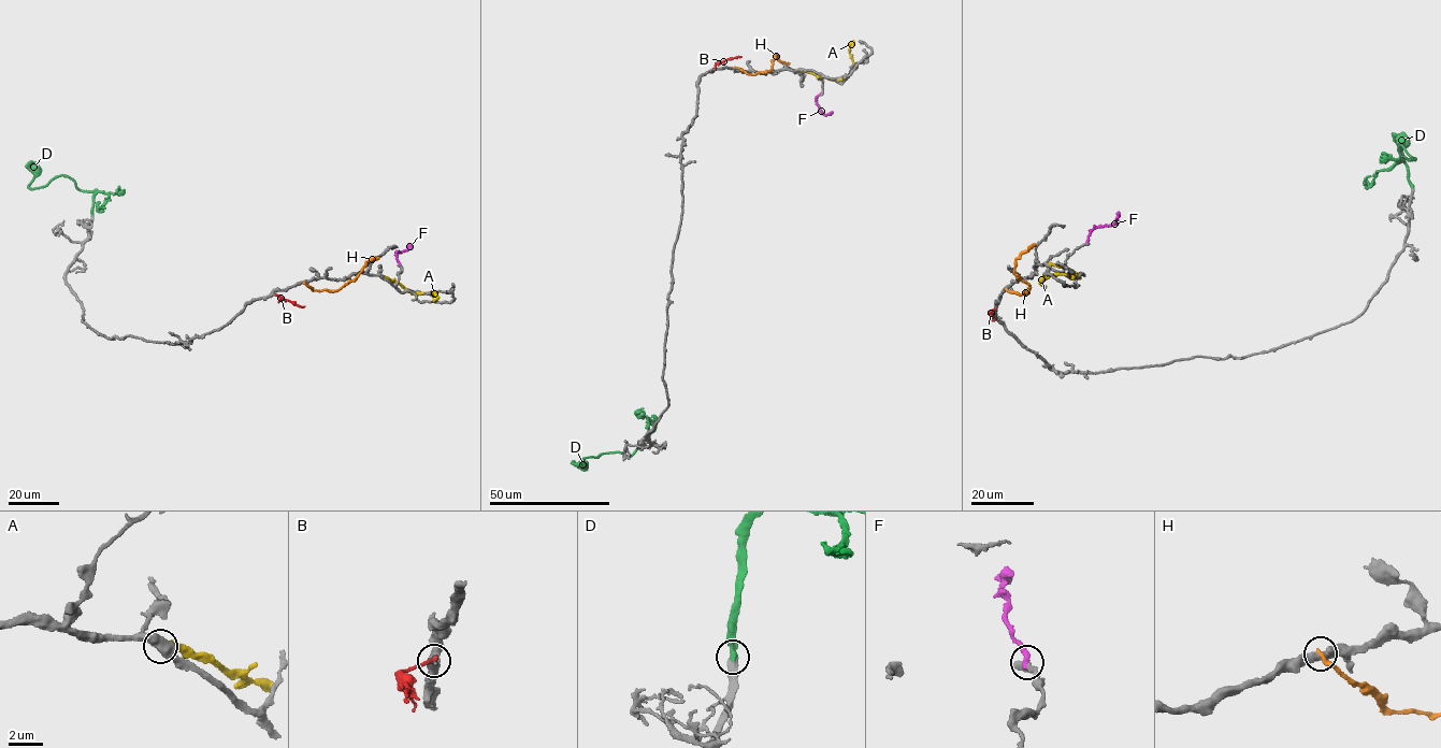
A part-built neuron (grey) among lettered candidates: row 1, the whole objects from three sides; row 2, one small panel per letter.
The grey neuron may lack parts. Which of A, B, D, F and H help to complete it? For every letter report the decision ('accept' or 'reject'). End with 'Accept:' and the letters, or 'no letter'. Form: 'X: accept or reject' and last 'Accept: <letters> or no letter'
A: reject
B: reject
D: accept
F: reject
H: reject
Accept: D

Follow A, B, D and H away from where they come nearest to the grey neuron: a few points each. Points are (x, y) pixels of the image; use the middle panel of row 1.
A: (802, 70), (831, 80), (846, 77), (852, 67), (851, 47)
B: (714, 69), (717, 63), (741, 56)
D: (648, 447), (639, 442), (630, 456), (619, 451), (585, 457), (584, 465), (573, 460)
H: (733, 68), (748, 74), (771, 71), (775, 54), (789, 63)

